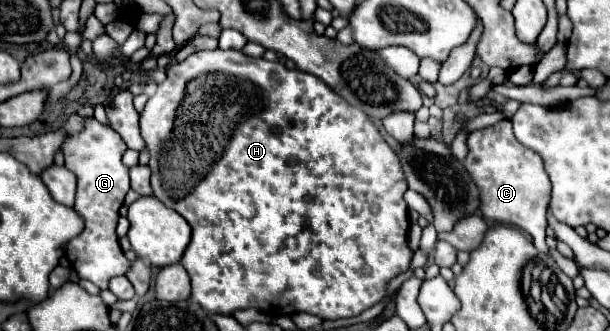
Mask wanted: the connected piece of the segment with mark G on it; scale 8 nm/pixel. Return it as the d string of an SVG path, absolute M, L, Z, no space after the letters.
M94 117L84 119L84 131L68 135L64 143L66 169L72 169L78 181L74 209L84 219L84 231L68 241L66 255L78 277L92 281L100 289L106 289L112 277L124 275L130 267L130 261L124 257L116 237L118 209L130 189L128 169L122 165L122 153L126 149L128 147L122 137L112 127L100 125Z

